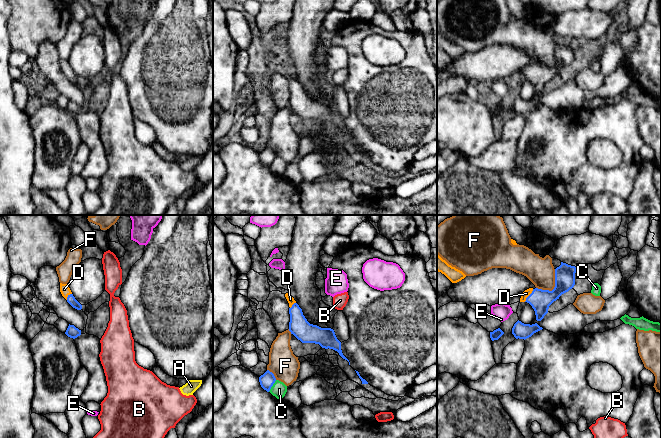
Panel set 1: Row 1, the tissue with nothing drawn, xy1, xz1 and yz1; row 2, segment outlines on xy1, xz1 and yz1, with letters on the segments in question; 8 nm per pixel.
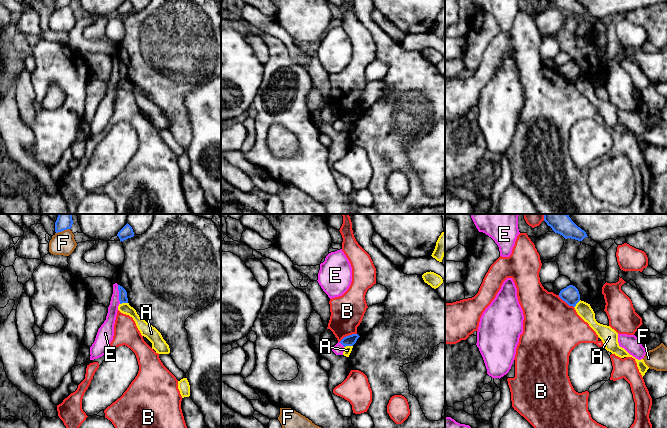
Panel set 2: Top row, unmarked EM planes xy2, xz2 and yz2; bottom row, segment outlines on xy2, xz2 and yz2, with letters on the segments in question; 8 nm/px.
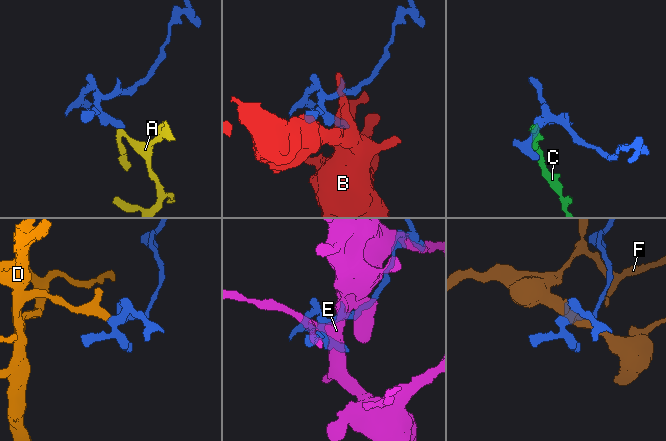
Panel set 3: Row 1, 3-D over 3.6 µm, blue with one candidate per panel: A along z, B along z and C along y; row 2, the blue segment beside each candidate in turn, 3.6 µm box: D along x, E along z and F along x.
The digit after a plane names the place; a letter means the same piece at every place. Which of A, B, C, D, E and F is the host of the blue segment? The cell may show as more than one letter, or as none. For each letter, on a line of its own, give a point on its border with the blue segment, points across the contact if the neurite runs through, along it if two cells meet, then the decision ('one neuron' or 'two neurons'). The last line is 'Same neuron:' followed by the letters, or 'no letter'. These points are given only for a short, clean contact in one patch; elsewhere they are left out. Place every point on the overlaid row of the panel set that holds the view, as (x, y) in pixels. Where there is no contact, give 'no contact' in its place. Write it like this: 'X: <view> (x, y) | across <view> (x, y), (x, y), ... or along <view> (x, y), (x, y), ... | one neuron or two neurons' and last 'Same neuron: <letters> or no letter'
A: xz2 (348, 345) | along xz2 (352, 345), (344, 347) | two neurons
B: xz2 (347, 336) | two neurons
C: xz1 (272, 385) | two neurons
D: yz1 (529, 295) | across yz1 (540, 300), (529, 295), (526, 293) | one neuron
E: xy2 (119, 294) | two neurons
F: yz1 (554, 287) | two neurons
Same neuron: D

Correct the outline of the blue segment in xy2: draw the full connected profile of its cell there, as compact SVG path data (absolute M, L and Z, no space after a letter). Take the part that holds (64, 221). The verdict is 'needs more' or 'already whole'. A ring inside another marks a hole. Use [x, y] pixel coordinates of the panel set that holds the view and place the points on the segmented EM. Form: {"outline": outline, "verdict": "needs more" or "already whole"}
{"outline": "M58 214L57 220L55 222L55 232L62 232L67 229L71 229L73 220L73 214Z", "verdict": "already whole"}

